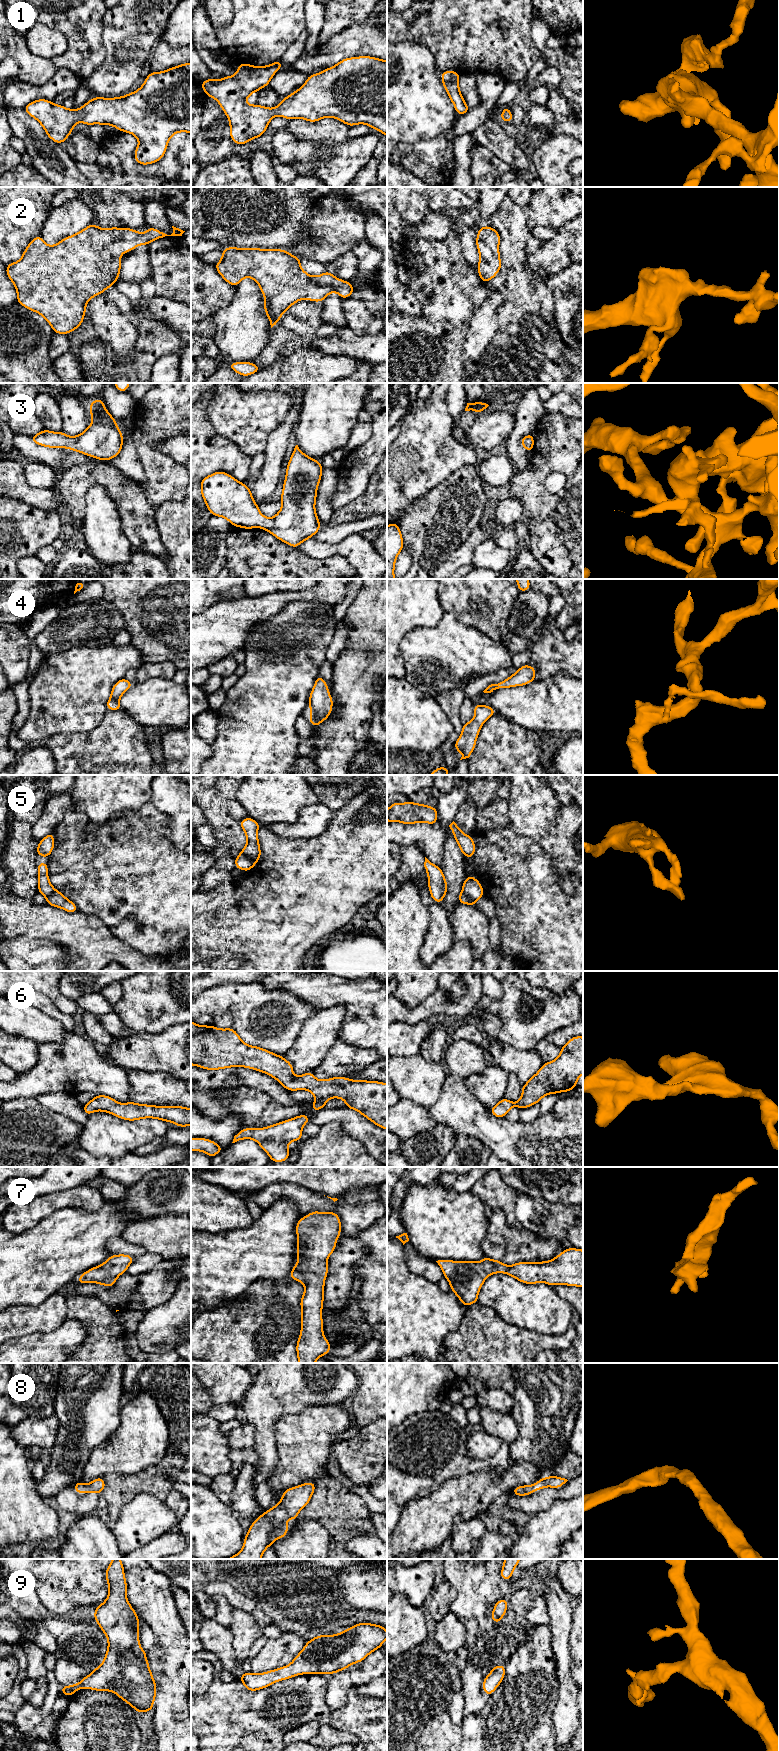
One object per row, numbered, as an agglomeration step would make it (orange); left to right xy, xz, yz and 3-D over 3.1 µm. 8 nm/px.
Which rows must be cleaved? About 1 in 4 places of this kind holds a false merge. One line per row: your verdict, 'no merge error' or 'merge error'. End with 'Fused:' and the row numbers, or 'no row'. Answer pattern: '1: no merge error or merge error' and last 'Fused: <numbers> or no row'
1: no merge error
2: no merge error
3: no merge error
4: no merge error
5: merge error
6: no merge error
7: no merge error
8: no merge error
9: no merge error
Fused: 5

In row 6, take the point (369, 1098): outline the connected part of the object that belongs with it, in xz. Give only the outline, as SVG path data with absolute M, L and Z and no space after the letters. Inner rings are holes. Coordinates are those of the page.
M191 1021L191 1065L207 1070L226 1069L228 1067L246 1067L263 1072L275 1078L288 1091L307 1090L316 1098L311 1103L312 1111L326 1108L325 1103L330 1098L340 1098L348 1109L354 1109L375 1125L387 1130L387 1084L378 1081L350 1080L347 1077L332 1077L318 1080L313 1072L300 1076L293 1075L293 1065L283 1056L269 1050L251 1046L241 1040L232 1028L219 1029L212 1025L197 1025Z

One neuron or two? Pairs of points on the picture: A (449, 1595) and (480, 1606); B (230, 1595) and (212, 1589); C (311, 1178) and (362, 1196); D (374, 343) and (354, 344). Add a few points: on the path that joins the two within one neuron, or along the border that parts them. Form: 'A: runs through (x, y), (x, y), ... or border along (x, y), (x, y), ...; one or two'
A: border along (445, 1578), (456, 1591), (450, 1610); two
B: runs through (226, 1591), (224, 1589), (216, 1589); one
C: border along (372, 1186), (350, 1189), (340, 1198); two
D: runs through (369, 344), (359, 344); one

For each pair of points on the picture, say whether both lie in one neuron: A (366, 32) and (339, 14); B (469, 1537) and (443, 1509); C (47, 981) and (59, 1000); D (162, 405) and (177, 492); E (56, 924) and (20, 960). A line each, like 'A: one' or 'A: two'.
A: two
B: two
C: one
D: one
E: two

